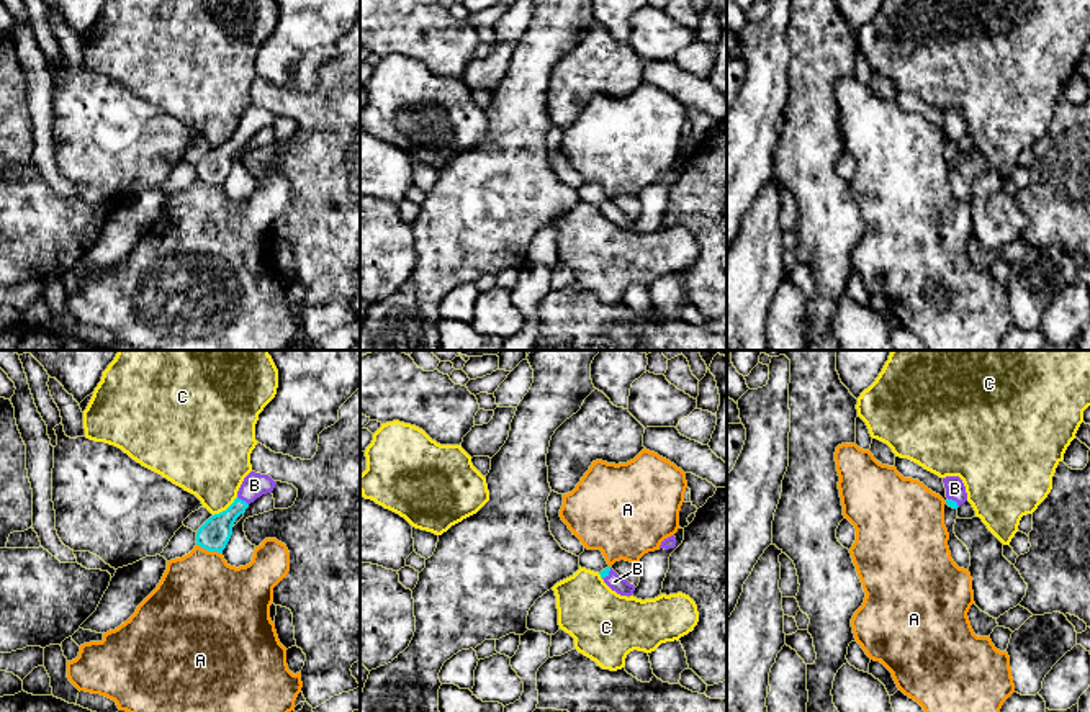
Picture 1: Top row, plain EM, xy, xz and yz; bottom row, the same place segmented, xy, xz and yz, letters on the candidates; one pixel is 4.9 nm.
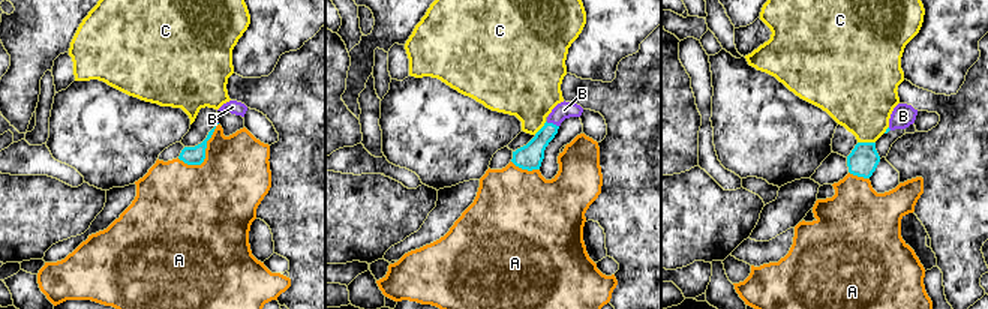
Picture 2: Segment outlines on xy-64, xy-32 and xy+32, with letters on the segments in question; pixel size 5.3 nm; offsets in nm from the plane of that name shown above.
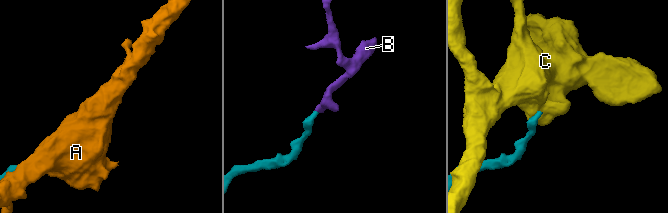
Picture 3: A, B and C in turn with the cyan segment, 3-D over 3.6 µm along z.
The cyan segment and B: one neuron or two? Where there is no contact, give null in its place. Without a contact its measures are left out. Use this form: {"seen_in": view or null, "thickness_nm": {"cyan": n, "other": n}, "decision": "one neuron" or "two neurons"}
{"seen_in": "xy", "thickness_nm": {"cyan": 160, "other": 120}, "decision": "one neuron"}

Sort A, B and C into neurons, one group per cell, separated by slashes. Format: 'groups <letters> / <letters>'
groups A / B / C

